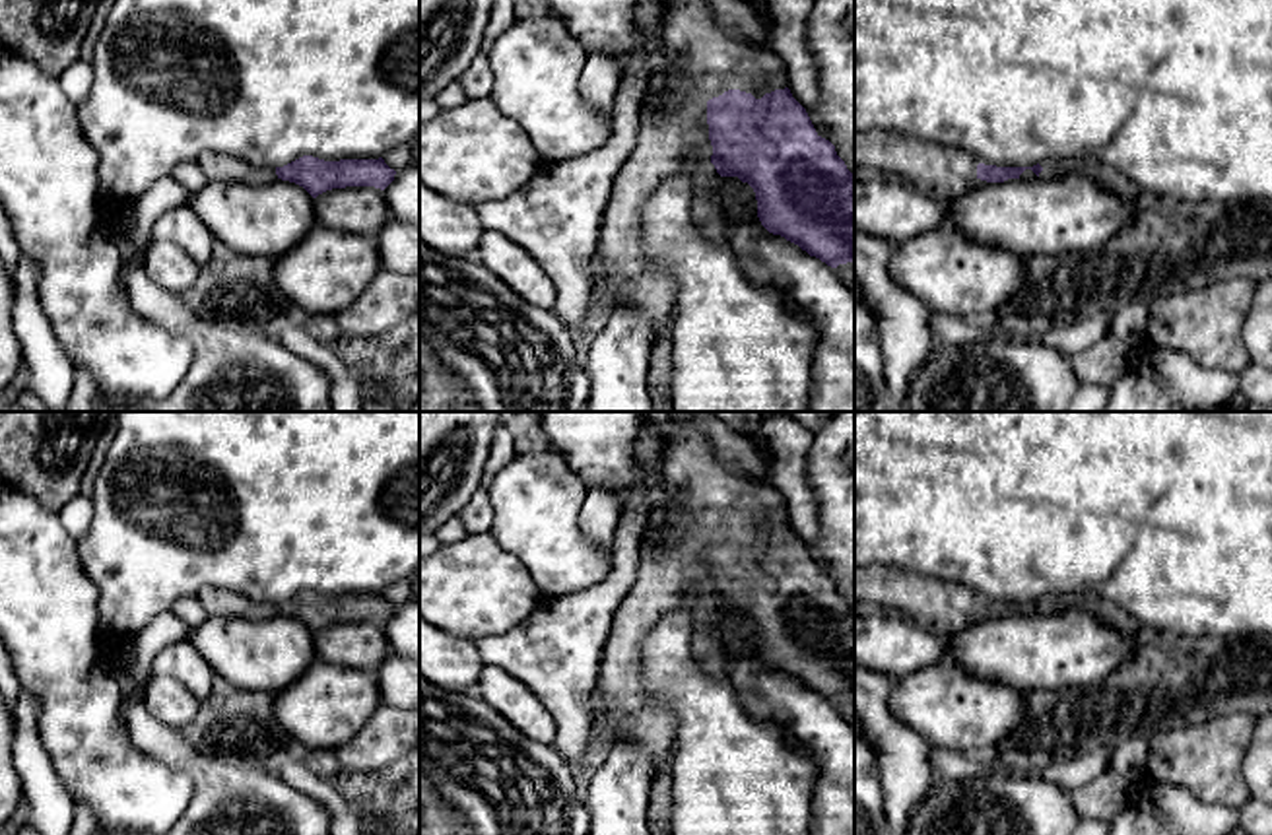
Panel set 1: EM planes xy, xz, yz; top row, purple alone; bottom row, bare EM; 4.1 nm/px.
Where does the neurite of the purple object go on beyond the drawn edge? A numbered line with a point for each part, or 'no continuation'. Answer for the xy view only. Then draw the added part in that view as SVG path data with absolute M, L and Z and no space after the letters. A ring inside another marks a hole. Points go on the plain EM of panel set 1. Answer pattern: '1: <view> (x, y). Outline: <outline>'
1: xy (216, 602). Outline: M204 586L196 594L208 618L270 619L278 614L276 602L249 600L233 590Z

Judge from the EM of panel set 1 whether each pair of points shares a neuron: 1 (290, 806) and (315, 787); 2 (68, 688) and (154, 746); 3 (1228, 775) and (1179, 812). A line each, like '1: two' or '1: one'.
1: two
2: two
3: two

